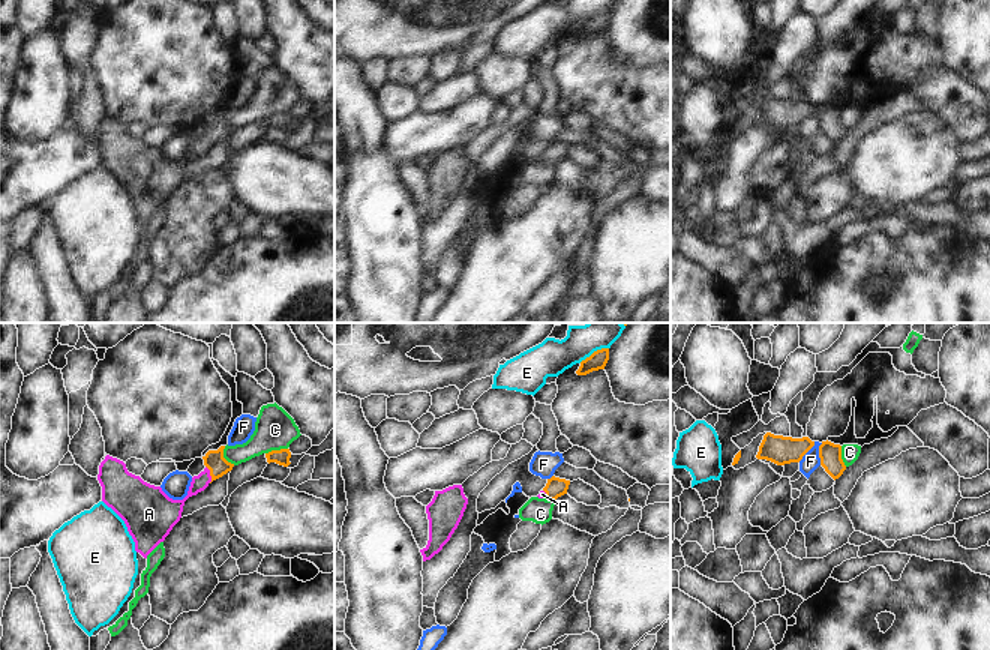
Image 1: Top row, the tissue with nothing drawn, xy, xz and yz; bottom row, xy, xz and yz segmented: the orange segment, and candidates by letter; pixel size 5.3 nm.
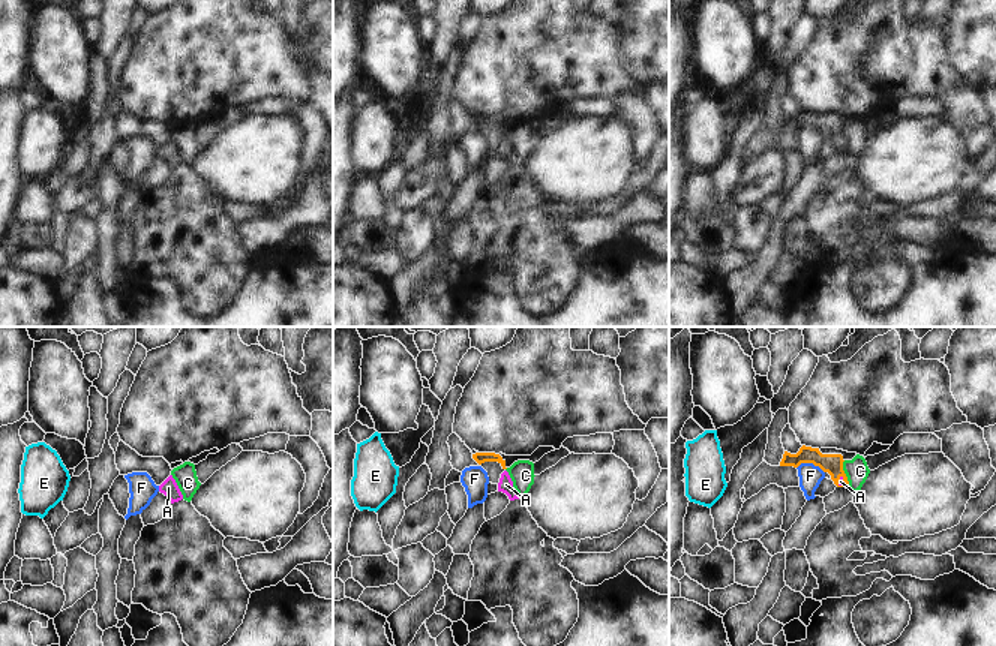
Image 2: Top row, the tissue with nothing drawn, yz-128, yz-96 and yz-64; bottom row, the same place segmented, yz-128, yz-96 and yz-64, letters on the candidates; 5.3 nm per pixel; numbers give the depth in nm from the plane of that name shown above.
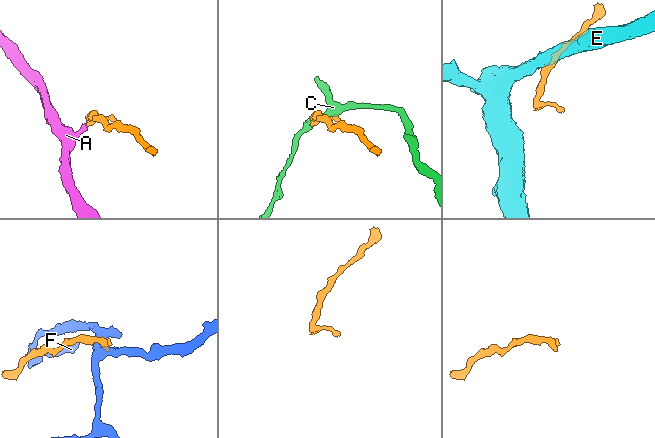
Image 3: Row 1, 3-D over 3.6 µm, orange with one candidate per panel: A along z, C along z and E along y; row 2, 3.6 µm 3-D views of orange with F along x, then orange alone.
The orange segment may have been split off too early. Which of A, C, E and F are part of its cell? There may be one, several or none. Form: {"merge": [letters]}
{"merge": ["A"]}

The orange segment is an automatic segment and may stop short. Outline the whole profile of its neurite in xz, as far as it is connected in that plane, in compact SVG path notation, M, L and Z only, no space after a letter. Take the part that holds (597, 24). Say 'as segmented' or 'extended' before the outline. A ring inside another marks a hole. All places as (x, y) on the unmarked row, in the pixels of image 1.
as segmented | M609 12L597 14L590 21L580 26L580 30L576 35L576 38L586 39L592 35L604 33L608 24L609 24Z

